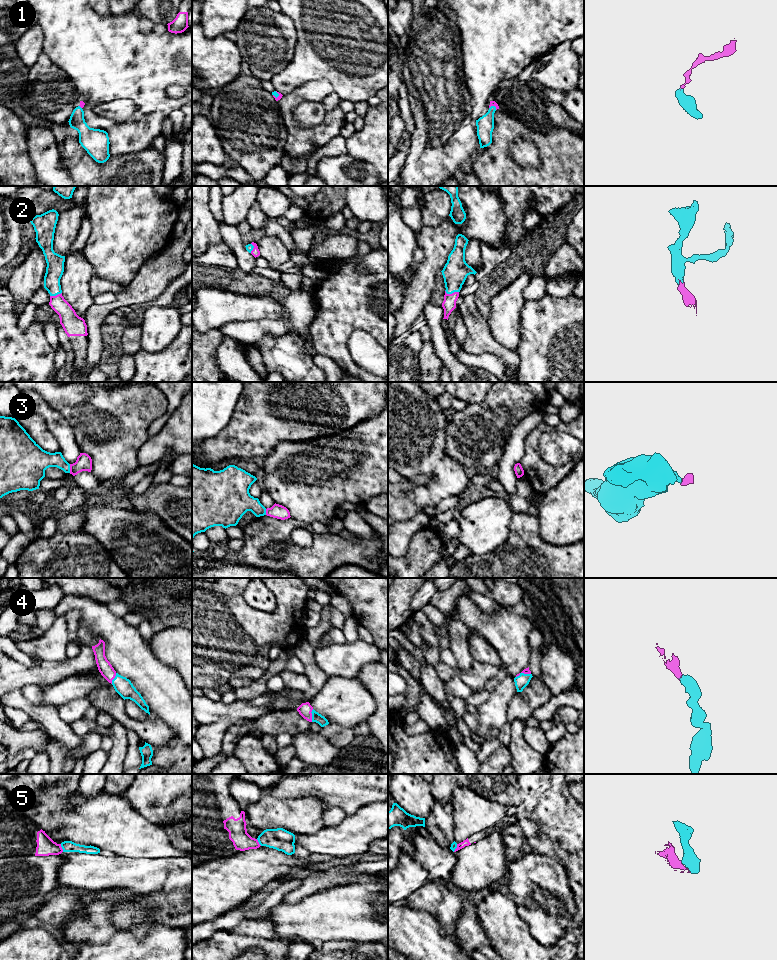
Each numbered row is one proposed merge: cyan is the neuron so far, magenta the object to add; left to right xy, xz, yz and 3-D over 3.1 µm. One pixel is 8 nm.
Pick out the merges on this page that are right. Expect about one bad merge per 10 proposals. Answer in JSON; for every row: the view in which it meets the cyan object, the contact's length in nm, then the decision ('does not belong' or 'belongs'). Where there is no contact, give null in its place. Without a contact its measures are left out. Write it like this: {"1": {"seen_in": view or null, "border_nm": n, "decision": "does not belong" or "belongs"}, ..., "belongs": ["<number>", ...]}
{"1": {"seen_in": "xz", "border_nm": 60, "decision": "belongs"}, "2": {"seen_in": "yz", "border_nm": 110, "decision": "belongs"}, "3": {"seen_in": "xy", "border_nm": 70, "decision": "belongs"}, "4": {"seen_in": "xz", "border_nm": 110, "decision": "belongs"}, "5": {"seen_in": "xy", "border_nm": 70, "decision": "does not belong"}, "belongs": ["1", "2", "3", "4"]}

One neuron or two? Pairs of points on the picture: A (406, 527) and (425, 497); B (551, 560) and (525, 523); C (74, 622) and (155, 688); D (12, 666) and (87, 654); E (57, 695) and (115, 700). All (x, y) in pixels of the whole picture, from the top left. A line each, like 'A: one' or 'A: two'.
A: two
B: one
C: two
D: one
E: two

